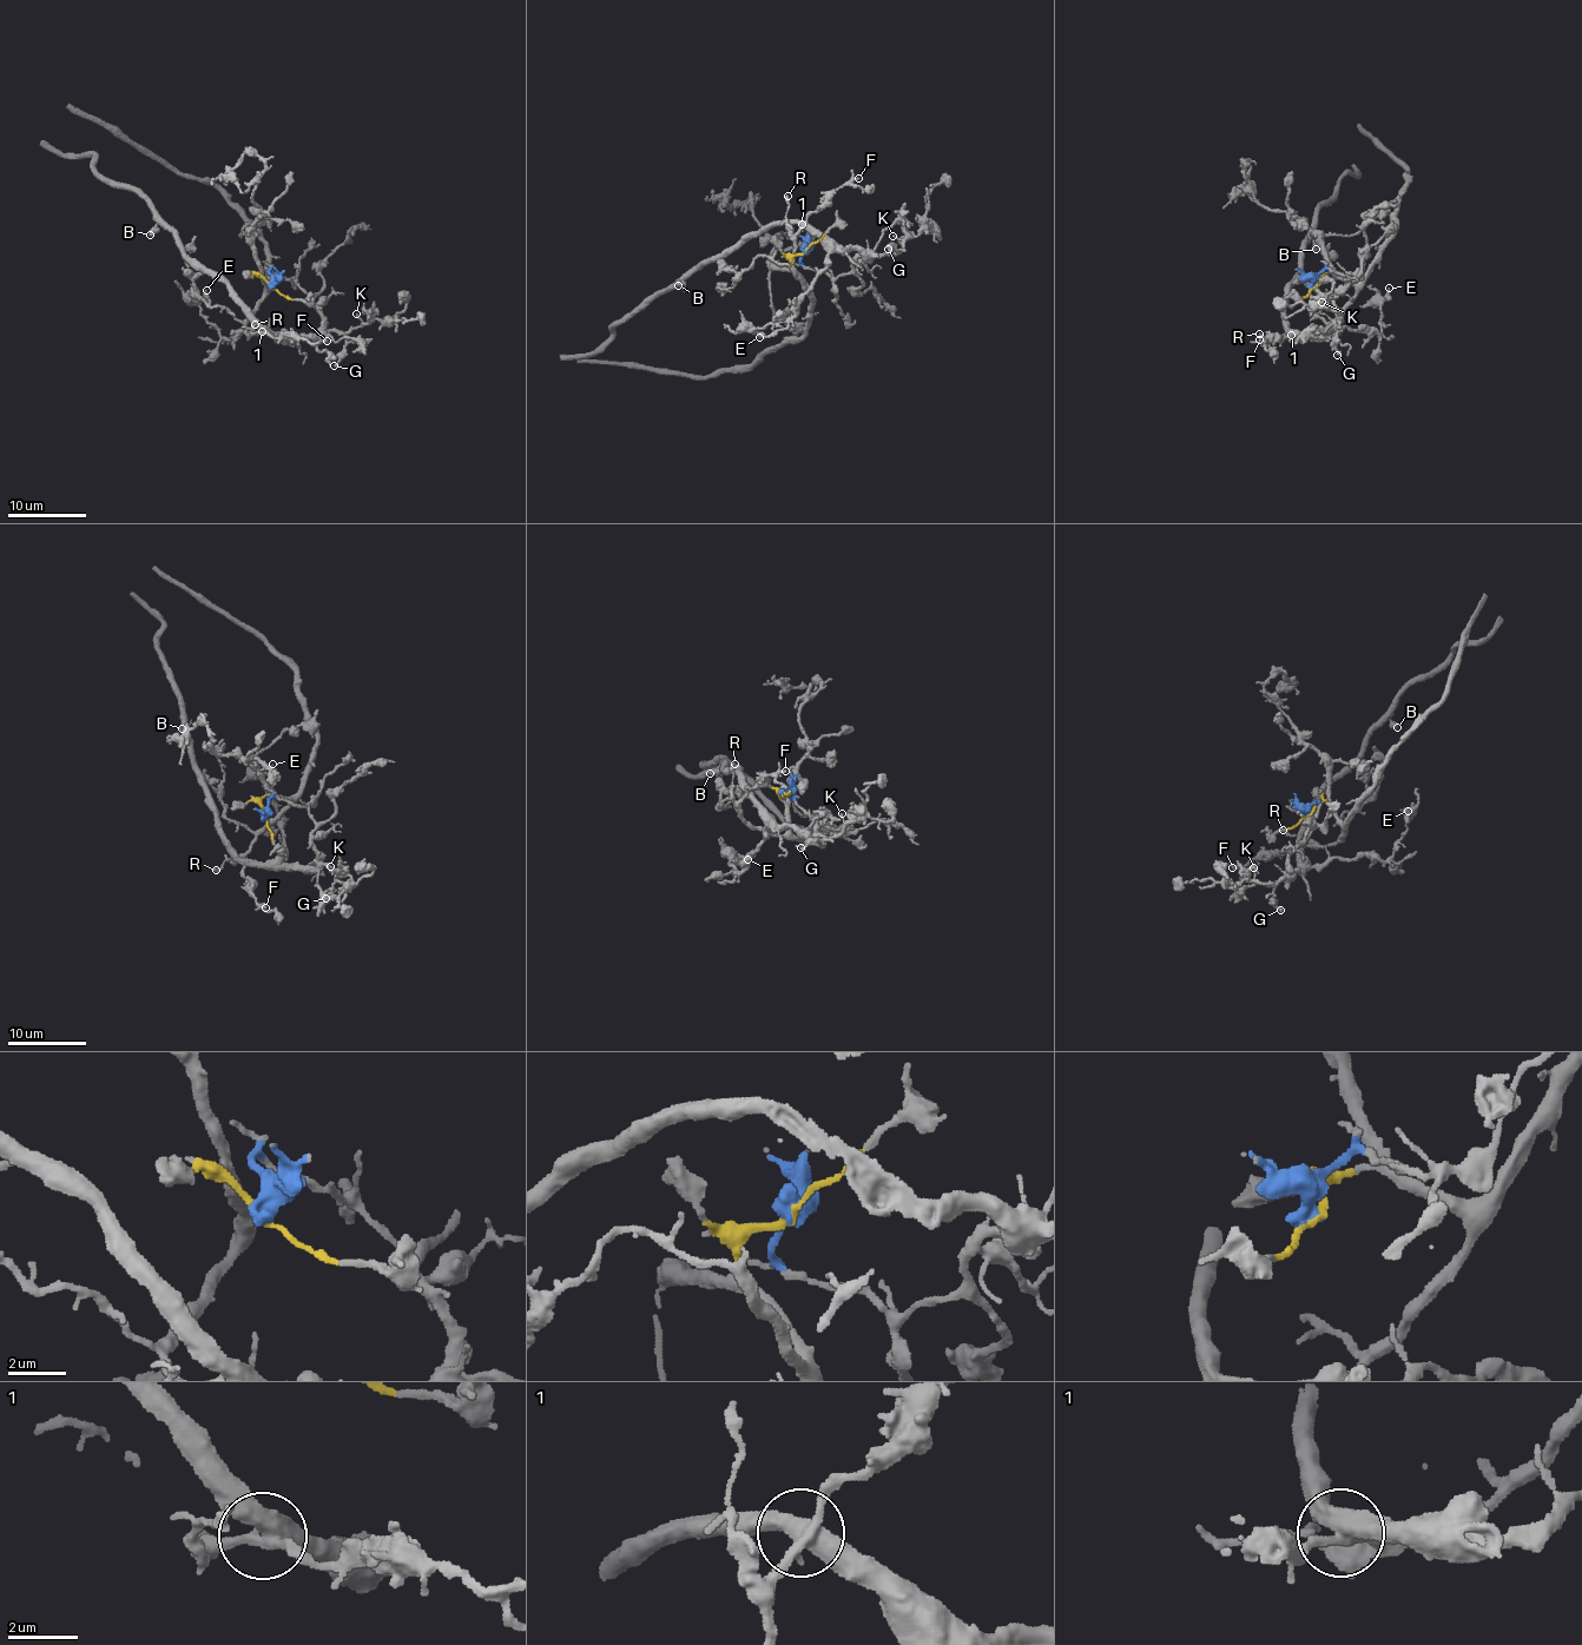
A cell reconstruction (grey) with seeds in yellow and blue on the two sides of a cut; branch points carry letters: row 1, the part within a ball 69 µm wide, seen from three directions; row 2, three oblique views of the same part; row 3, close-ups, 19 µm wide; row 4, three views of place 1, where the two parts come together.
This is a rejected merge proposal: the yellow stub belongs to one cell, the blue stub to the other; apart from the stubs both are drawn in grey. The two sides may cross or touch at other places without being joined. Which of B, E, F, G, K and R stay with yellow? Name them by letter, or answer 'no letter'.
F, R

